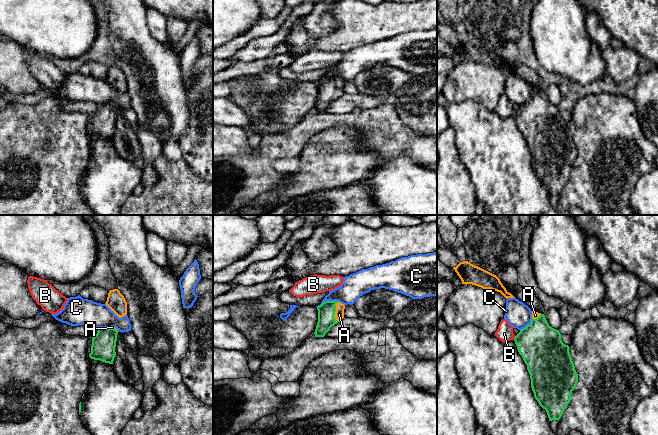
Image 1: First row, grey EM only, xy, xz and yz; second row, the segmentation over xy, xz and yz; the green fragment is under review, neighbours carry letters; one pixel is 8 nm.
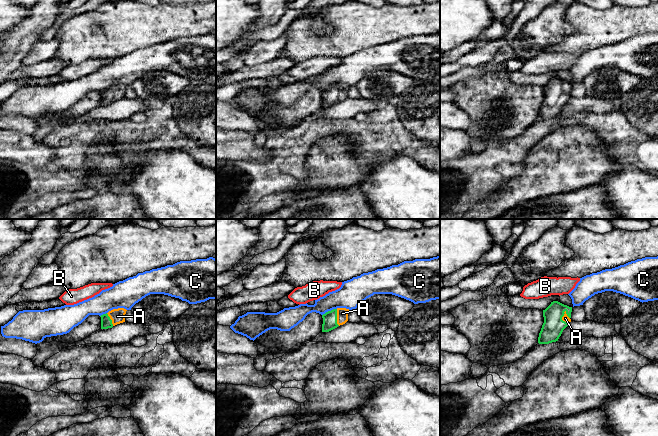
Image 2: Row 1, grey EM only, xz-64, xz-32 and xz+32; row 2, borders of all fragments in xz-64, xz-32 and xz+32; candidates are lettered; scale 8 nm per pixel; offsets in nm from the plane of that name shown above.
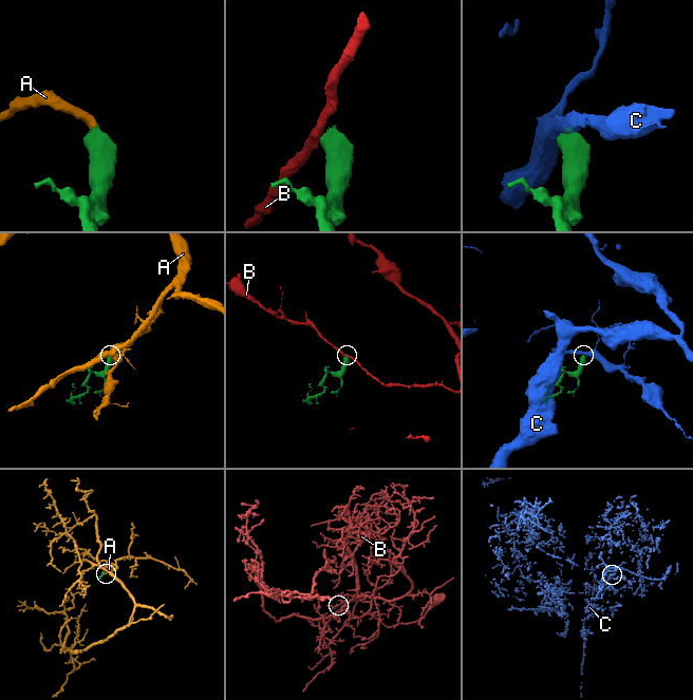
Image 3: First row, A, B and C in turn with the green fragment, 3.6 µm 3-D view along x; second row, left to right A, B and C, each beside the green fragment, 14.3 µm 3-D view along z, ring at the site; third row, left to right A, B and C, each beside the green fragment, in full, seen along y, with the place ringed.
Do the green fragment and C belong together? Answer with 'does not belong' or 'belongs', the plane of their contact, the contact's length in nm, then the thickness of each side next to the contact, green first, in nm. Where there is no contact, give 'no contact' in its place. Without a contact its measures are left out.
does not belong; meets green in xz; contact 190 nm long; 140 nm thick on the green side, 190 nm on the other

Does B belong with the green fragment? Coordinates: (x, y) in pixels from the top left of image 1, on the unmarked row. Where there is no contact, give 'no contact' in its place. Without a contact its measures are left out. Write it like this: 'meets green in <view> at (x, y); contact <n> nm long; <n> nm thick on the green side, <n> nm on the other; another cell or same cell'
meets green in yz at (515, 113); contact 30 nm long; 340 nm thick on the green side, 140 nm on the other; another cell

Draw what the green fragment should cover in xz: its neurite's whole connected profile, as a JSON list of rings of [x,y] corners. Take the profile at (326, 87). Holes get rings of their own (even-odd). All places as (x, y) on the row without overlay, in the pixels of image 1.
[[[325,77],[317,83],[318,98],[315,113],[324,113],[332,102],[344,94],[345,81],[339,77]]]

